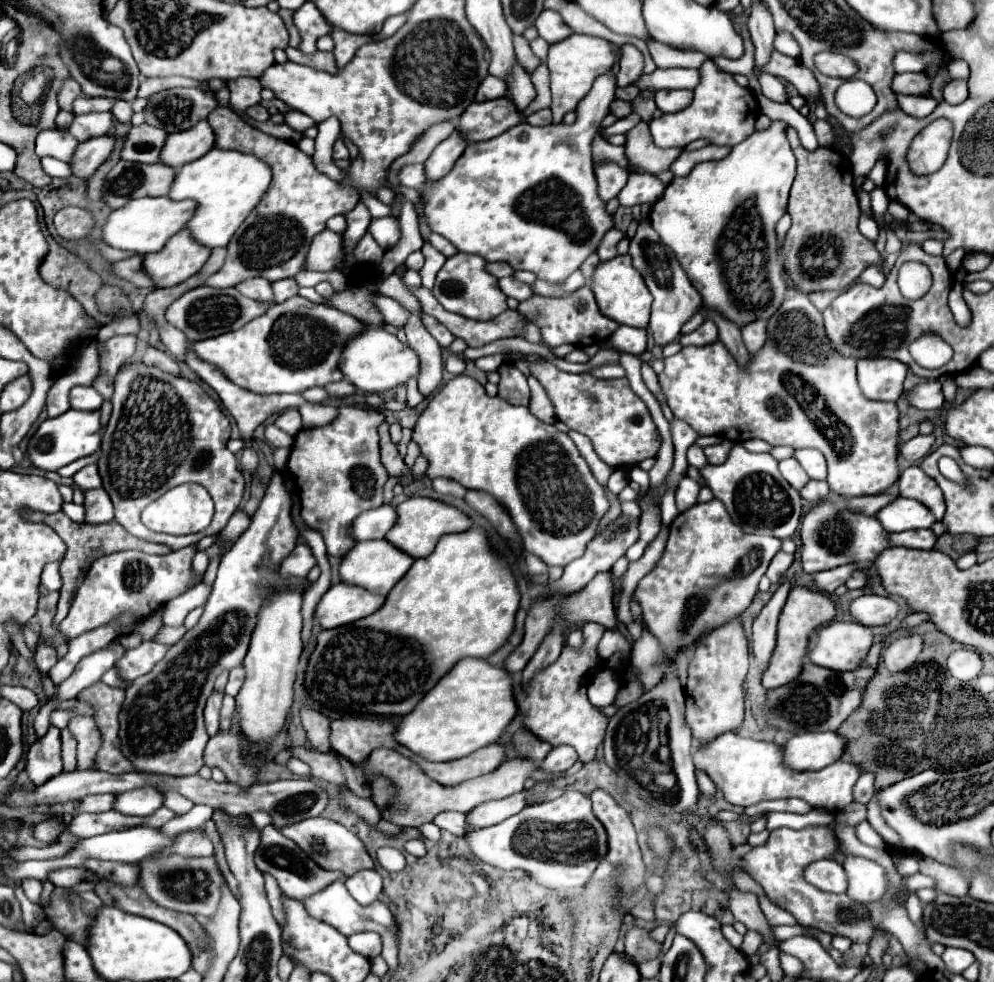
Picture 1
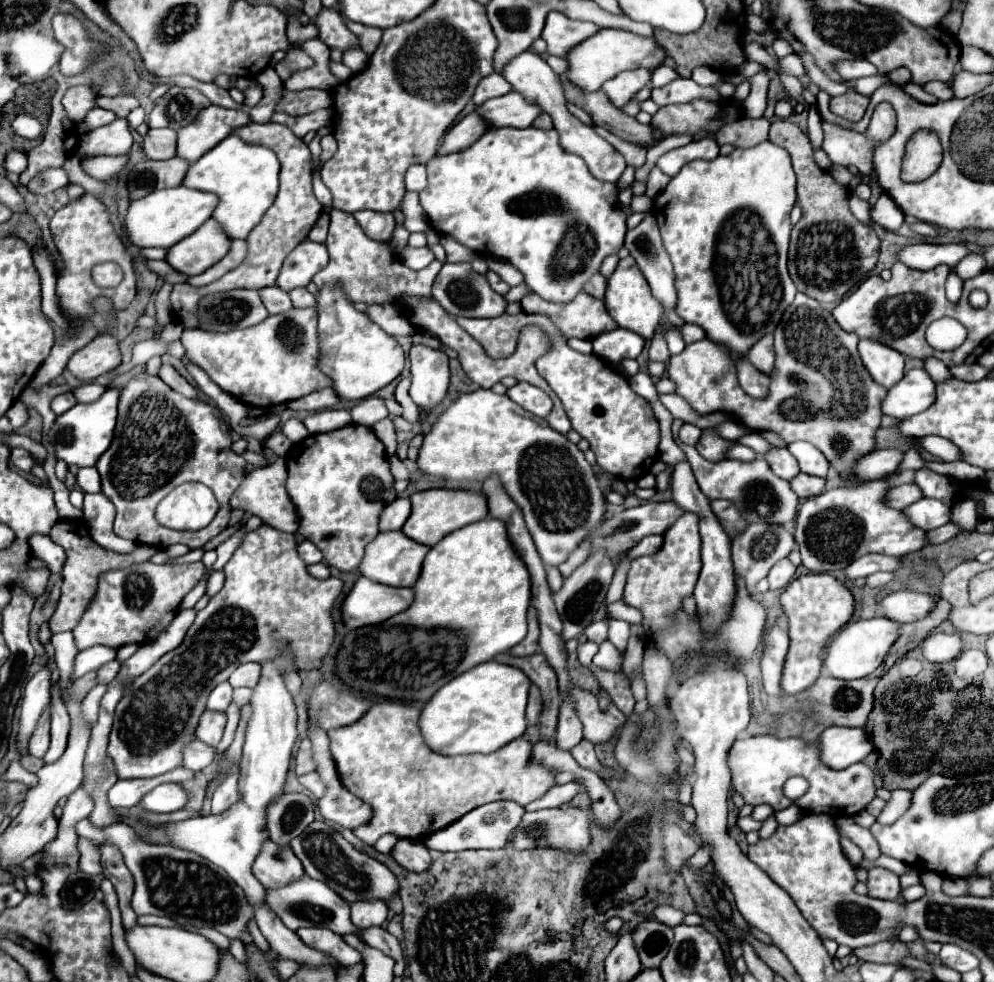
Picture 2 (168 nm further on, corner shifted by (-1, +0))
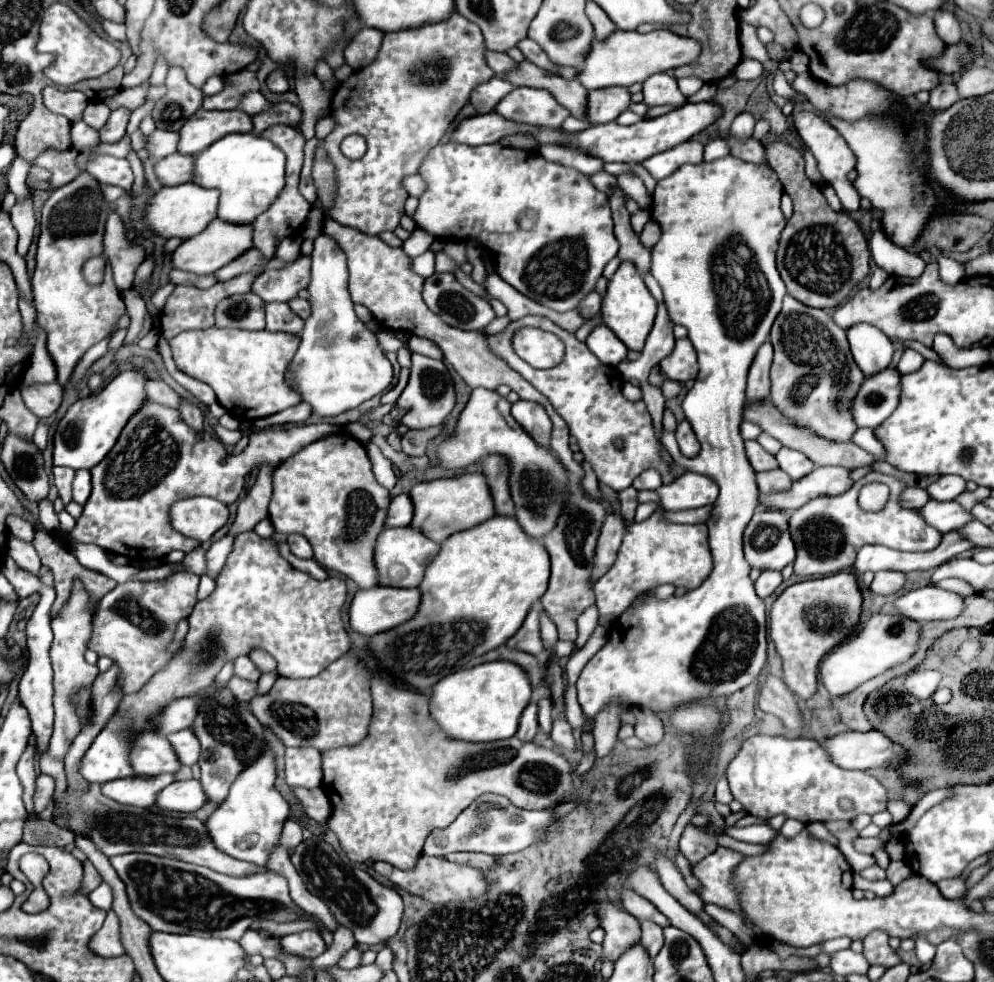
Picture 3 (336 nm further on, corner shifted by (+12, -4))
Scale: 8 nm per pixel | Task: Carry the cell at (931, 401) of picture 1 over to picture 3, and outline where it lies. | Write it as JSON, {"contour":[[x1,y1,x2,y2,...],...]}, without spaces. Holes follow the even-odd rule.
{"contour":[[896,368,880,370,866,378,854,398,852,414,858,428,878,428,900,402,900,372]]}

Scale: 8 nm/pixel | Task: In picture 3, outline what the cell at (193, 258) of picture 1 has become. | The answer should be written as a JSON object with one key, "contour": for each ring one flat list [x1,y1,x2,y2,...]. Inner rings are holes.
{"contour":[[216,218,208,224,208,228,188,240,184,240,174,256,174,268,186,270,186,272,194,272,194,274,214,274,216,270,224,268,226,264,230,264,234,258,242,256,242,252,250,250,252,244,252,224,232,224,232,222,224,222,222,218]]}

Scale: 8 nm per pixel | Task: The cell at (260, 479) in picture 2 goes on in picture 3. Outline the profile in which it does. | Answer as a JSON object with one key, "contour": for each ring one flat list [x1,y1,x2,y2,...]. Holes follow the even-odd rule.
{"contour":[[196,496,176,502,170,510,170,516,172,526,178,532,182,532,186,538,204,544,212,538,216,530,220,530,229,521,230,511,226,504,214,498]]}

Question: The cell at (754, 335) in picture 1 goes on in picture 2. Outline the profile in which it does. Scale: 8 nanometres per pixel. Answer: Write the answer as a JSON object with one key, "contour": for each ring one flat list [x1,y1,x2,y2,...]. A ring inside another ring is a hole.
{"contour":[[765,334,755,346,751,346,751,350,747,352,747,358,751,360,751,364,755,368,759,368,761,372,769,374,771,368,773,368,773,360,775,360,775,354,773,354,773,334]]}

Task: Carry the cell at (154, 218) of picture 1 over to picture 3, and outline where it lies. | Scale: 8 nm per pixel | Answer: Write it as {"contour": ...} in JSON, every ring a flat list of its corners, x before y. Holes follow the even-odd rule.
{"contour":[[194,182,178,184,178,186,166,186,154,198,150,200,146,208,146,224,164,238,192,238,198,232,202,232,214,218,218,210,218,198,220,192,214,188,202,188]]}

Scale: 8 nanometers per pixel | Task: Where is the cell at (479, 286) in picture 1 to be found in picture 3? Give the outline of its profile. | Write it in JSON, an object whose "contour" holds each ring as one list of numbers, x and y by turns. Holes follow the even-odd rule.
{"contour":[[432,274,430,278,426,278,424,282,424,290,422,290,422,296,424,296,424,302,426,306,438,314,446,324,454,326,454,328,460,328,460,330,484,330,494,318,494,310,490,306,488,300,482,300,478,296,474,296,472,292,468,292,458,280,454,274]]}

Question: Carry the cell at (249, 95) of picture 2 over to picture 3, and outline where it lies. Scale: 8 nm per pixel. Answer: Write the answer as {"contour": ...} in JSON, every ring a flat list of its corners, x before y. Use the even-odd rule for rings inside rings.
{"contour":[[248,92,248,94,244,94,238,108,242,108,250,116,256,116,256,114,268,110,268,100,260,92]]}

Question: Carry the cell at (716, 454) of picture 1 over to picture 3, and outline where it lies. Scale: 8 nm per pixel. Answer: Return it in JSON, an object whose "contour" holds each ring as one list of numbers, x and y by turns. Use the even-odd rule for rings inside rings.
{"contour":[[682,420,682,422,678,424,678,428,676,428,676,438,678,438,680,450,682,450,682,454,684,454,686,458,698,456,698,452,700,452,700,442,696,440,696,434,694,434,694,430,692,430,692,426,690,426,688,420]]}

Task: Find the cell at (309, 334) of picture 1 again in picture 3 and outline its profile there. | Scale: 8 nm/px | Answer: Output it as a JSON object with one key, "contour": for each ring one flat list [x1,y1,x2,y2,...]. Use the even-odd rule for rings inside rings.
{"contour":[[206,328,182,332,170,340,174,362,184,374,214,388,218,402,240,420,258,420,300,404,300,396,286,386,286,368,298,350,300,338,282,332,248,332,232,328]]}

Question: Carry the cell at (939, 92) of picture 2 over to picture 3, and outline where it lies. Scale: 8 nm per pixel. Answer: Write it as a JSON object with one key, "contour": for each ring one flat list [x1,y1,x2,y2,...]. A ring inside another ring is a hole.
{"contour":[[940,84,930,92,930,108,932,110,946,110,958,100,960,100,960,94,954,84]]}

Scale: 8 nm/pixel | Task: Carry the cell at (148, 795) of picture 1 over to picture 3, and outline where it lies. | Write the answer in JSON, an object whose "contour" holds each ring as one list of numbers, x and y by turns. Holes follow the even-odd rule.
{"contour":[[186,780,186,782,174,782,168,788,164,788,158,794,156,808,164,812,196,812,208,802,200,780]]}

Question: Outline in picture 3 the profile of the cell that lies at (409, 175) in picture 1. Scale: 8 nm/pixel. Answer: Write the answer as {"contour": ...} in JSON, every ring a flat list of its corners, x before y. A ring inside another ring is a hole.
{"contour":[[418,174,404,178,404,188,408,190,410,196,420,196,426,190,426,182,422,182,422,178]]}

